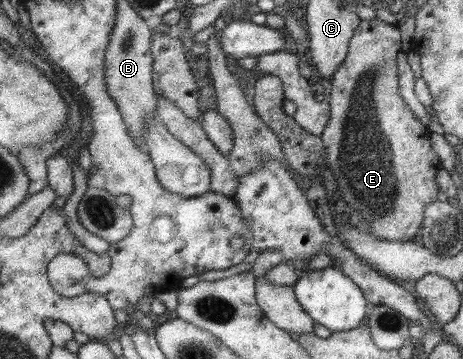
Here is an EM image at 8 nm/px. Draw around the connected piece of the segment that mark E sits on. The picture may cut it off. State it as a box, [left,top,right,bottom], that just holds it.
[320,18,440,242]

